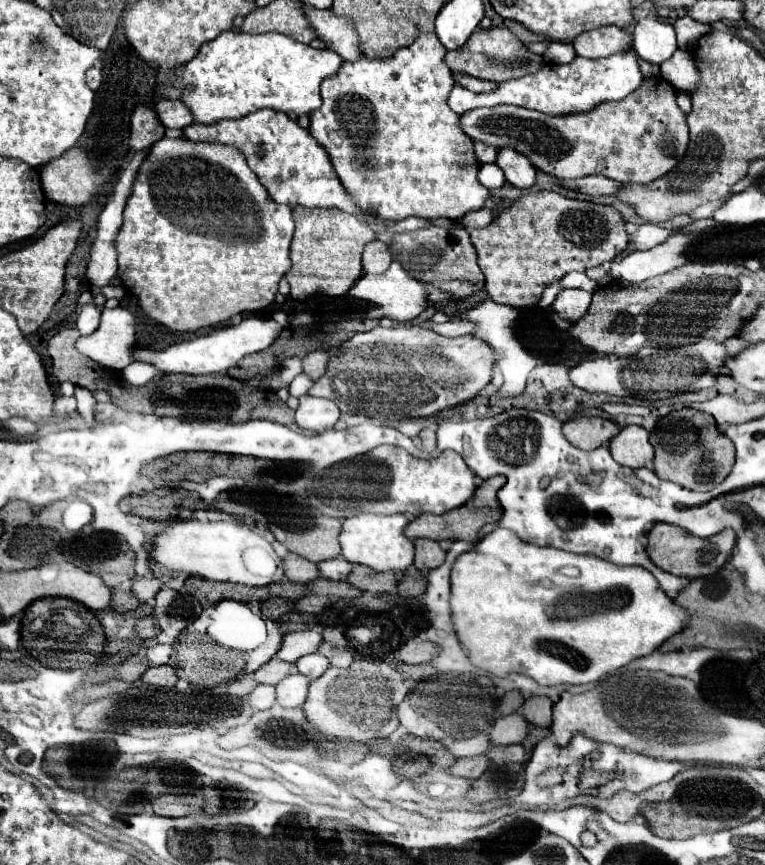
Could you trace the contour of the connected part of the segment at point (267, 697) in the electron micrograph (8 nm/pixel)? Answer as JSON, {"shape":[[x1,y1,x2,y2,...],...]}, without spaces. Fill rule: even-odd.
{"shape":[[259,685,253,693,247,695,247,701,255,709,269,709,275,703,275,687,273,685]]}

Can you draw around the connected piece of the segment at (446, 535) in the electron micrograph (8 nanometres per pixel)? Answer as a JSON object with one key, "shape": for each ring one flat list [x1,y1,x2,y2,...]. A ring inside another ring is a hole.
{"shape":[[495,475,487,481,483,481,481,487,477,487,475,495,471,501,467,501,465,505,445,513,445,515,431,515,431,513,423,513,419,515,417,519,413,519,407,529,405,529,405,535,409,539,419,539,419,537,425,537,425,539,435,539,435,541,445,541,445,539,451,539,451,541,479,541,479,531,483,525,487,523,497,523,501,519,501,505,499,505,499,499,497,499,497,491,507,483,507,479,503,475]]}

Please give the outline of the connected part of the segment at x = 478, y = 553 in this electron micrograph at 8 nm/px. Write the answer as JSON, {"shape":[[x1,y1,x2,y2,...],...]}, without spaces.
{"shape":[[495,529,493,533,485,535,471,551,467,551,465,555,461,555,455,561,453,571,451,571,451,613,453,613,453,625,459,635,459,641,467,649,473,665,477,665,479,669,483,669,491,675,497,675,497,677,505,677,509,673,523,673,523,675,535,679,539,685,581,685,581,683,599,681,603,675,625,667,633,659,651,655,653,651,657,651,661,647,663,641,667,641,675,633,683,631,689,623,687,609,677,605,671,597,667,597,661,591,659,581,651,575,651,571,647,571,639,565,627,565,627,567,615,565,615,563,609,563,595,555,577,555,577,553,567,553,561,549,539,547,539,545,519,539,519,535,515,535,509,529]]}

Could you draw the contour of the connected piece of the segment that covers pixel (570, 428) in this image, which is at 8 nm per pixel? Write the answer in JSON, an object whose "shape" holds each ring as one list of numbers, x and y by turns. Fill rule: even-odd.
{"shape":[[595,415,573,417,563,425,563,433,567,441,583,451,601,447,603,443,611,441,619,431,621,429,615,421,605,417,595,417]]}

